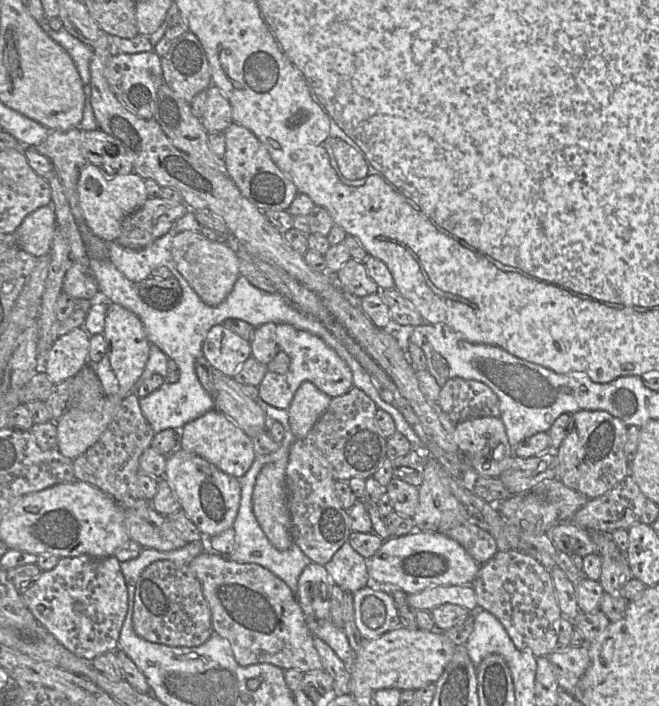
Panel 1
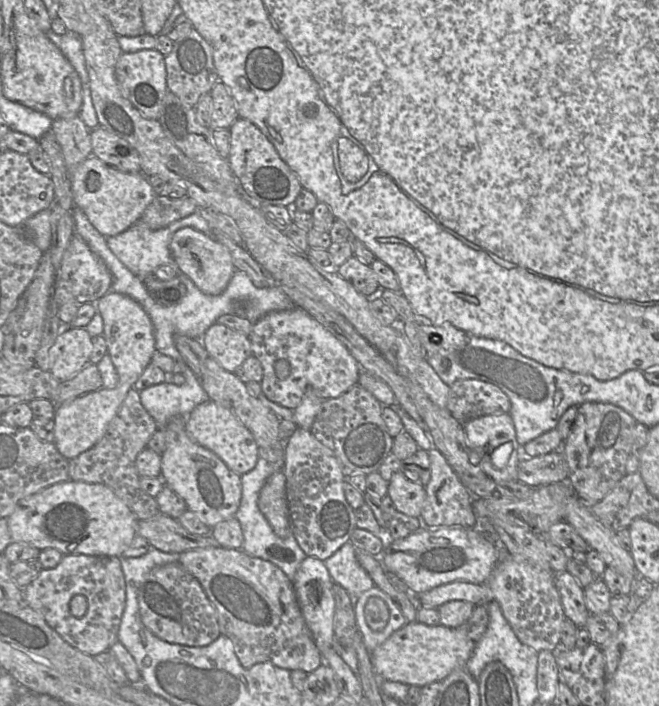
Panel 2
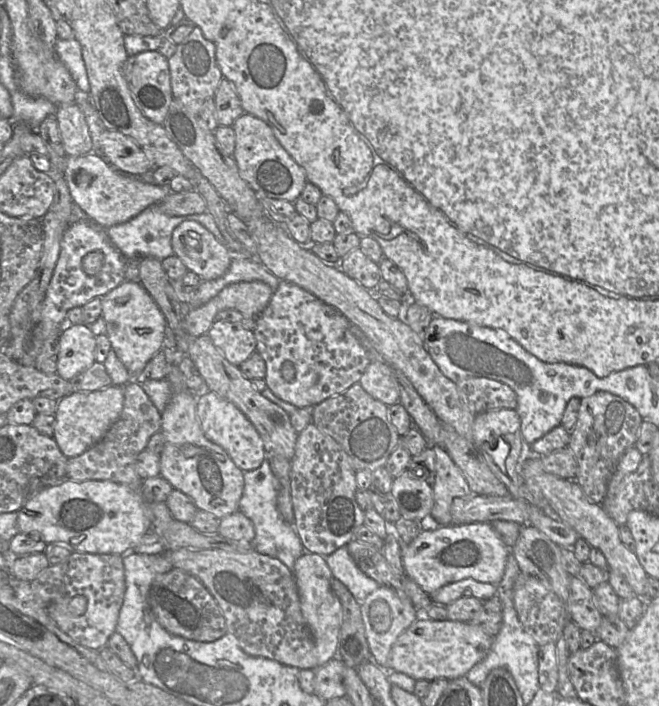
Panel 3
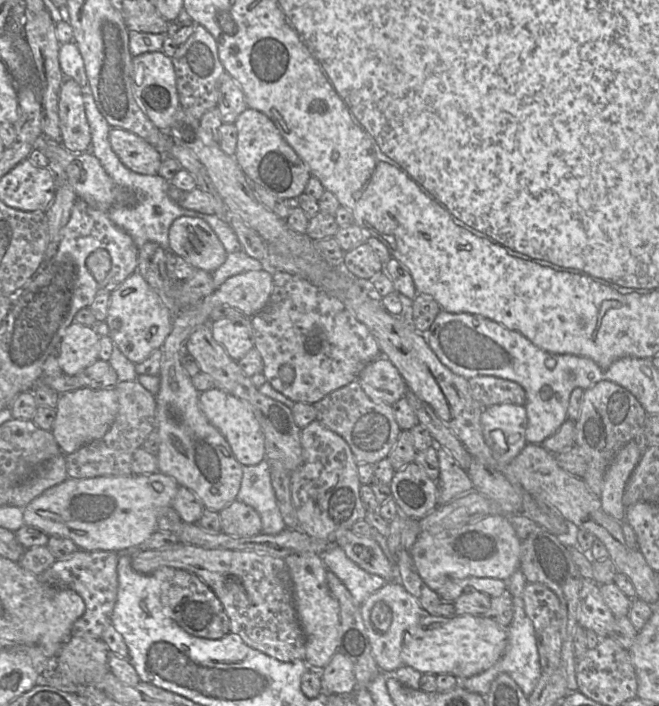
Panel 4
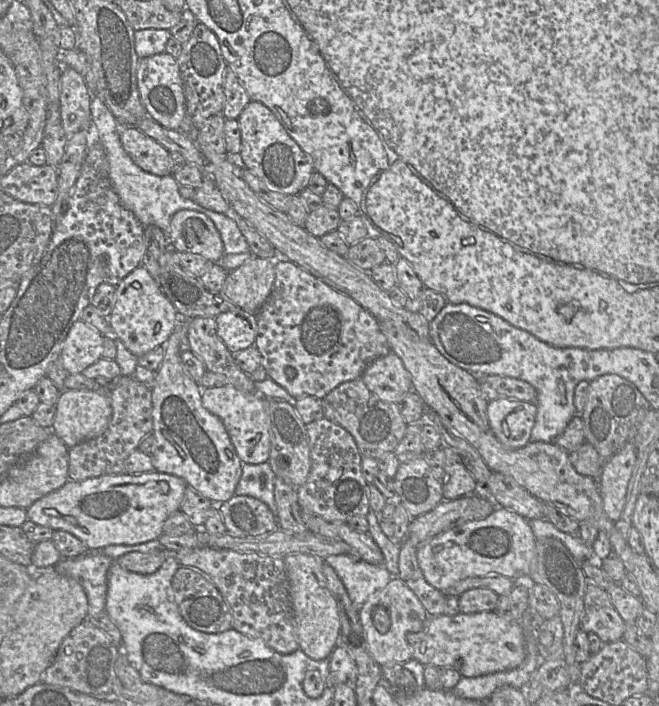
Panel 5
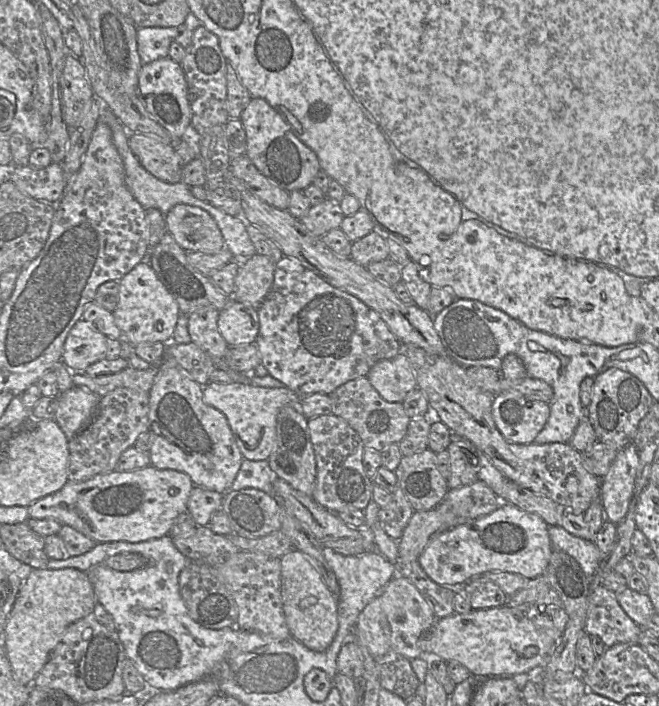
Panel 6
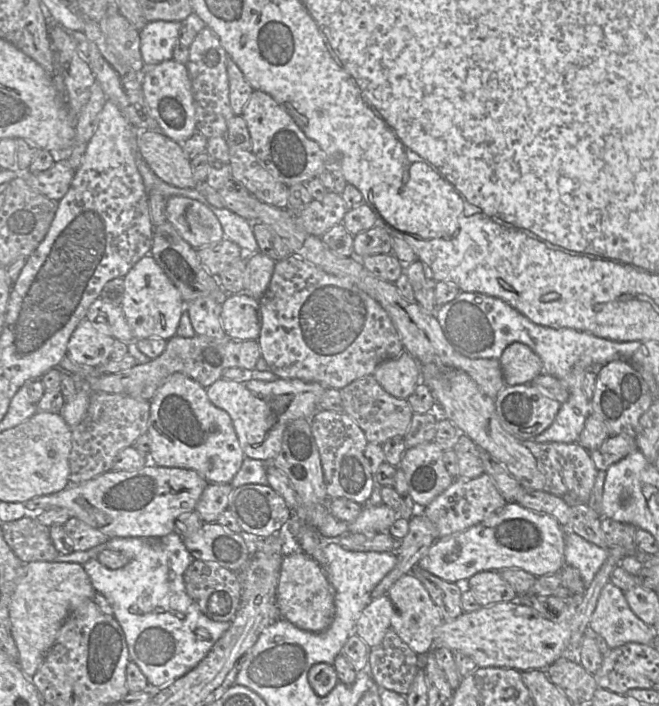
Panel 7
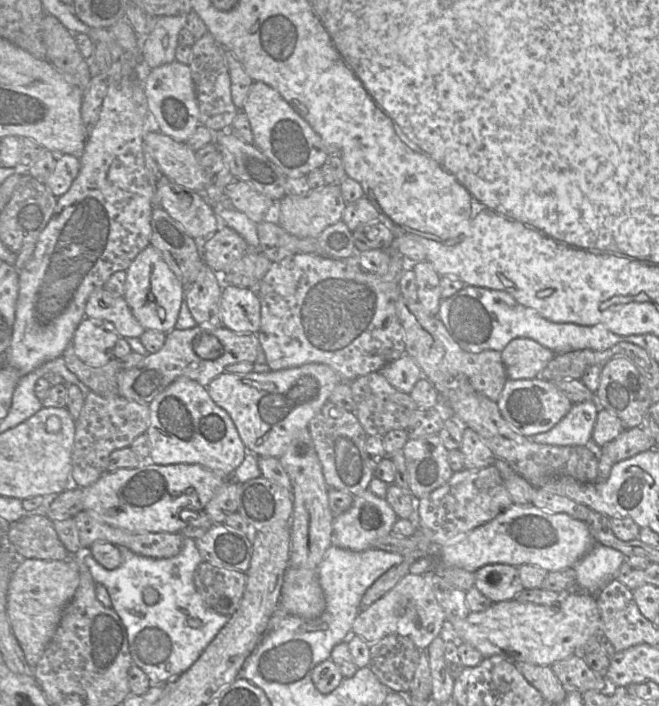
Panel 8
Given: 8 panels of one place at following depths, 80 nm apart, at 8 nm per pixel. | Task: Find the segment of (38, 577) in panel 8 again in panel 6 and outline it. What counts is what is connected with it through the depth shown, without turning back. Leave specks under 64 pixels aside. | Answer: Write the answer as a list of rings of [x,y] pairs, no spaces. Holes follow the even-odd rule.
[[[76,568],[32,569],[15,599],[1,637],[16,681],[32,686],[68,626],[91,614],[96,603],[87,572]]]

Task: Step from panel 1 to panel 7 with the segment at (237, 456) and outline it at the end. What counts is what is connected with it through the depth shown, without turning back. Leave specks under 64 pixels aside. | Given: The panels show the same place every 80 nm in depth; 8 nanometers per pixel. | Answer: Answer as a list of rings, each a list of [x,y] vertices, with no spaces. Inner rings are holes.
[[[220,378],[206,388],[211,403],[229,414],[245,457],[265,462],[271,462],[280,452],[283,432],[290,421],[314,415],[325,390],[317,382],[282,378],[271,382]]]

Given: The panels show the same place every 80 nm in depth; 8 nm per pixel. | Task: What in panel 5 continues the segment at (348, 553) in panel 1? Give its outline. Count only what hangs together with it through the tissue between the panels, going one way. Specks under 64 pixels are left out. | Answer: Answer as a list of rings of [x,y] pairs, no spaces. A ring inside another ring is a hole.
[[[337,554],[325,557],[324,561],[335,570],[353,605],[359,610],[393,577],[384,564],[371,564],[359,557]]]

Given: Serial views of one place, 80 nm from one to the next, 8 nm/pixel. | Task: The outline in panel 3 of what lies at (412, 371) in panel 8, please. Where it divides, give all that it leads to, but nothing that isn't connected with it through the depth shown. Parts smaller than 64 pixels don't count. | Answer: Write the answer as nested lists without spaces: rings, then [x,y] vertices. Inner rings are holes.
[[[384,361],[370,362],[359,384],[368,395],[388,407],[400,401],[400,390],[394,369]]]

